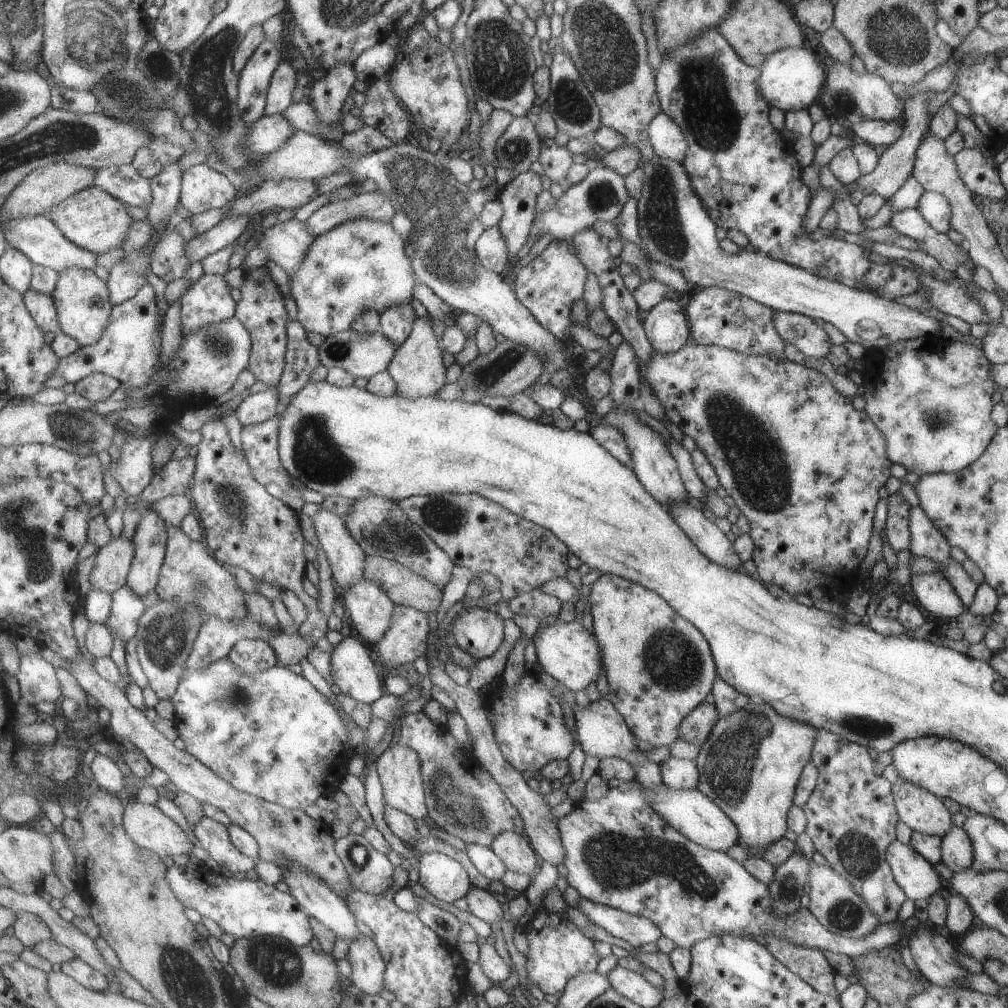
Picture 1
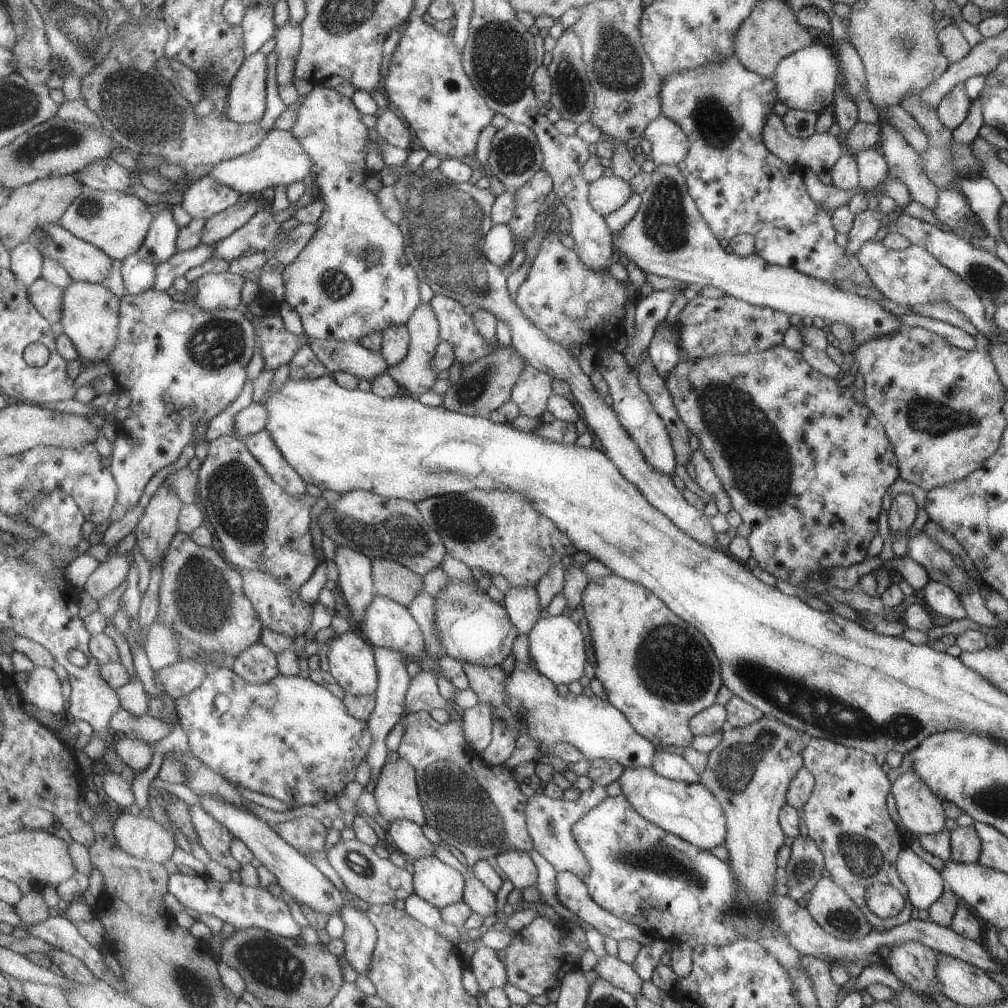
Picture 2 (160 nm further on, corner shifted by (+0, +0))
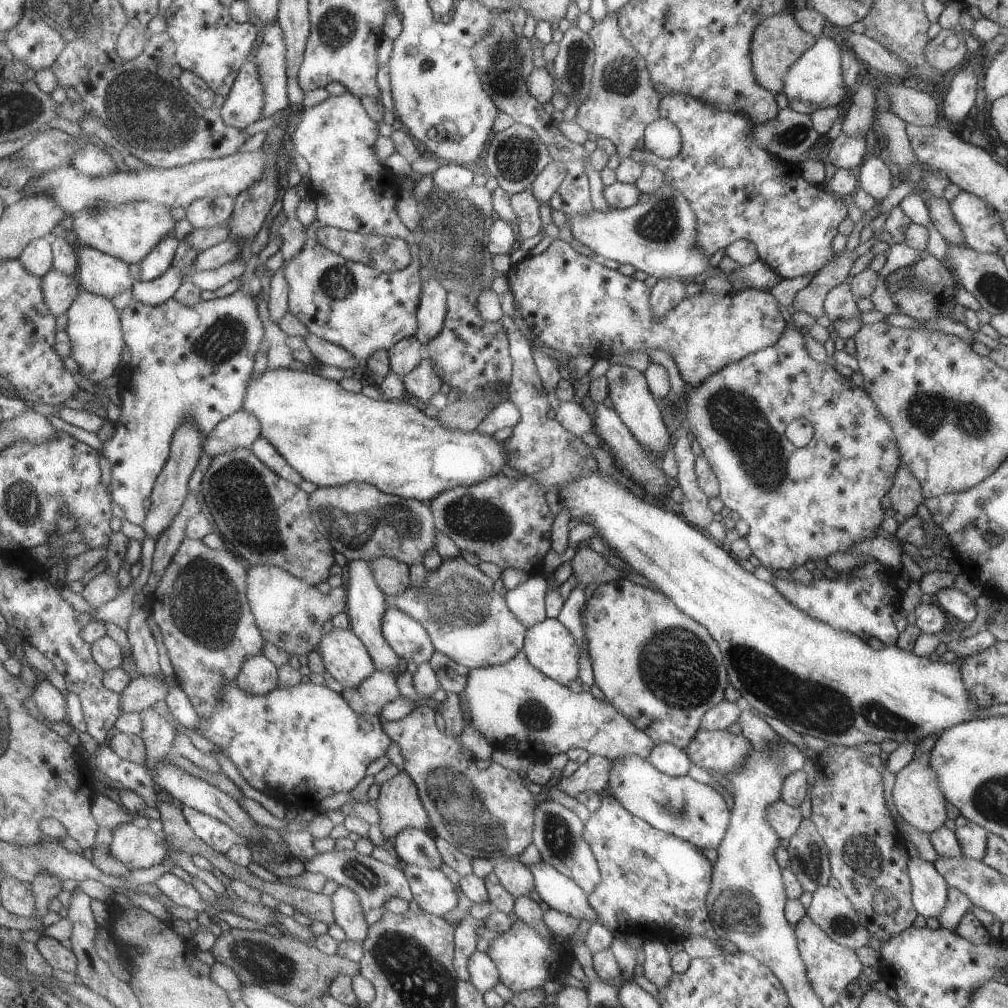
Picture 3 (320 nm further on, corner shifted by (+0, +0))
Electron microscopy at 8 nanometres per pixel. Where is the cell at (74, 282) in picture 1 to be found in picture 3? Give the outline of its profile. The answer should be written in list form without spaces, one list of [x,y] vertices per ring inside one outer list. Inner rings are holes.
[[[83,288],[79,293],[77,300],[68,310],[69,323],[66,330],[72,340],[71,357],[77,362],[80,377],[99,385],[121,369],[119,362],[121,362],[123,348],[126,345],[122,315],[119,315],[111,299]]]

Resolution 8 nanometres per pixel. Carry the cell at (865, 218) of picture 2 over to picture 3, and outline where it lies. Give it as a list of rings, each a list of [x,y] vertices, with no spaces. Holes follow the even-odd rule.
[[[851,252],[837,254],[839,258],[825,263],[812,277],[809,284],[798,289],[793,296],[792,306],[795,312],[805,312],[809,316],[823,316],[824,298],[827,292],[837,285],[845,283],[847,272],[853,264]]]

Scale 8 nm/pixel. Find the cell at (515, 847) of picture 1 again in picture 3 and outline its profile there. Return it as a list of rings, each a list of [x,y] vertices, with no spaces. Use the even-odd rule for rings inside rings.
[[[509,859],[496,866],[498,883],[513,897],[527,897],[535,889],[531,870],[523,863]]]

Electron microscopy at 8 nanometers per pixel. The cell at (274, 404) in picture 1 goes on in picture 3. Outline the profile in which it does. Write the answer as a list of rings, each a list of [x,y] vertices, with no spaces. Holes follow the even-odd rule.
[[[241,409],[210,432],[204,442],[204,452],[214,459],[237,449],[250,449],[261,436],[261,421],[253,413]]]

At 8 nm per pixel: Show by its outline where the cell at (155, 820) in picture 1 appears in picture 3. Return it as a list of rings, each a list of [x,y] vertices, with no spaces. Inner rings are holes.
[[[131,821],[113,831],[112,853],[122,860],[128,870],[151,868],[163,863],[169,854],[164,835],[158,835],[151,828],[138,828]]]

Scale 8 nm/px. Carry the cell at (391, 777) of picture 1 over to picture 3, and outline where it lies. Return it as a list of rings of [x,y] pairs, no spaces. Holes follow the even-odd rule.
[[[399,772],[381,784],[375,805],[382,818],[379,828],[385,839],[397,838],[405,829],[426,831],[432,827],[432,820],[422,801],[417,783],[407,772]]]

